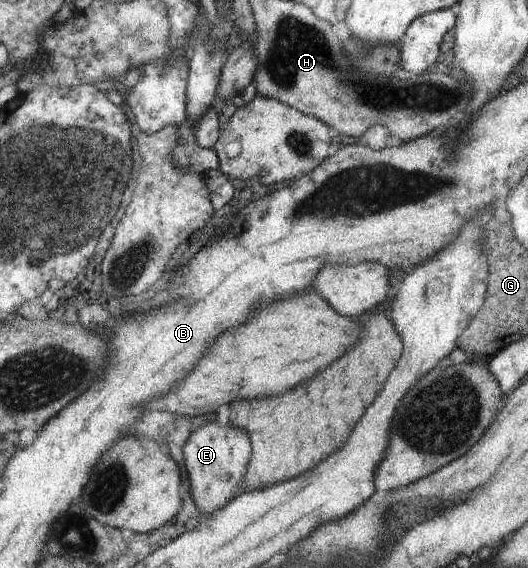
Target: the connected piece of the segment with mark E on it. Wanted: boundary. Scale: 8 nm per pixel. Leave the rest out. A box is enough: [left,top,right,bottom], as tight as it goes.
[184,422,252,516]

